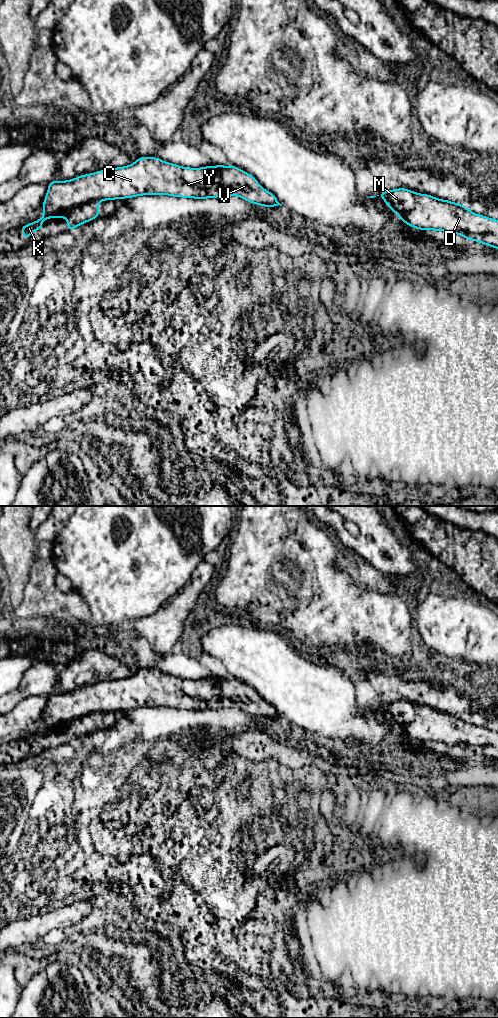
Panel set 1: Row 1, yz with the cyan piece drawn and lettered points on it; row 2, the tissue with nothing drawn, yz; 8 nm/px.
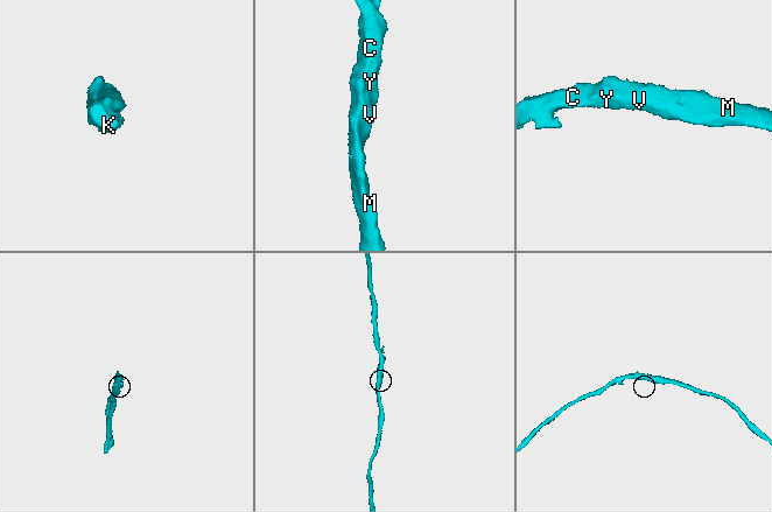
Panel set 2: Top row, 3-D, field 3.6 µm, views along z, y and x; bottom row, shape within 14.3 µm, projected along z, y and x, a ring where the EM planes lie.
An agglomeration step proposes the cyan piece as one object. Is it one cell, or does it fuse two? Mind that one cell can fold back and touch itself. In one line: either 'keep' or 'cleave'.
cleave

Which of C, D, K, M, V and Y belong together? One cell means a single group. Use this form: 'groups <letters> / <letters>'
groups C D M V Y / K

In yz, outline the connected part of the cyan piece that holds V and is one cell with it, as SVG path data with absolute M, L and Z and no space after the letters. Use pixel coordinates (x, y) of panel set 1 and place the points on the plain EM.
M138 669L134 675L127 678L103 681L65 693L50 694L41 718L43 727L40 732L44 734L49 730L59 730L62 724L93 713L126 711L144 707L167 707L193 711L238 708L251 716L269 721L278 717L282 718L277 709L264 701L254 688L232 676L191 680L165 674L157 669Z

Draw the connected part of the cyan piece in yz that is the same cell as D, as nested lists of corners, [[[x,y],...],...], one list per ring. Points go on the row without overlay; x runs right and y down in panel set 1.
[[[398,700],[387,703],[382,702],[379,707],[392,725],[397,725],[397,729],[411,740],[458,746],[465,751],[480,754],[483,757],[498,761],[497,731],[476,726],[463,716],[439,711],[429,706],[417,705],[407,700]]]

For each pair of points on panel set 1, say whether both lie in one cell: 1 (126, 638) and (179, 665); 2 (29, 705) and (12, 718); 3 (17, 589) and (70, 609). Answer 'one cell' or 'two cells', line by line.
1: one cell
2: one cell
3: two cells

